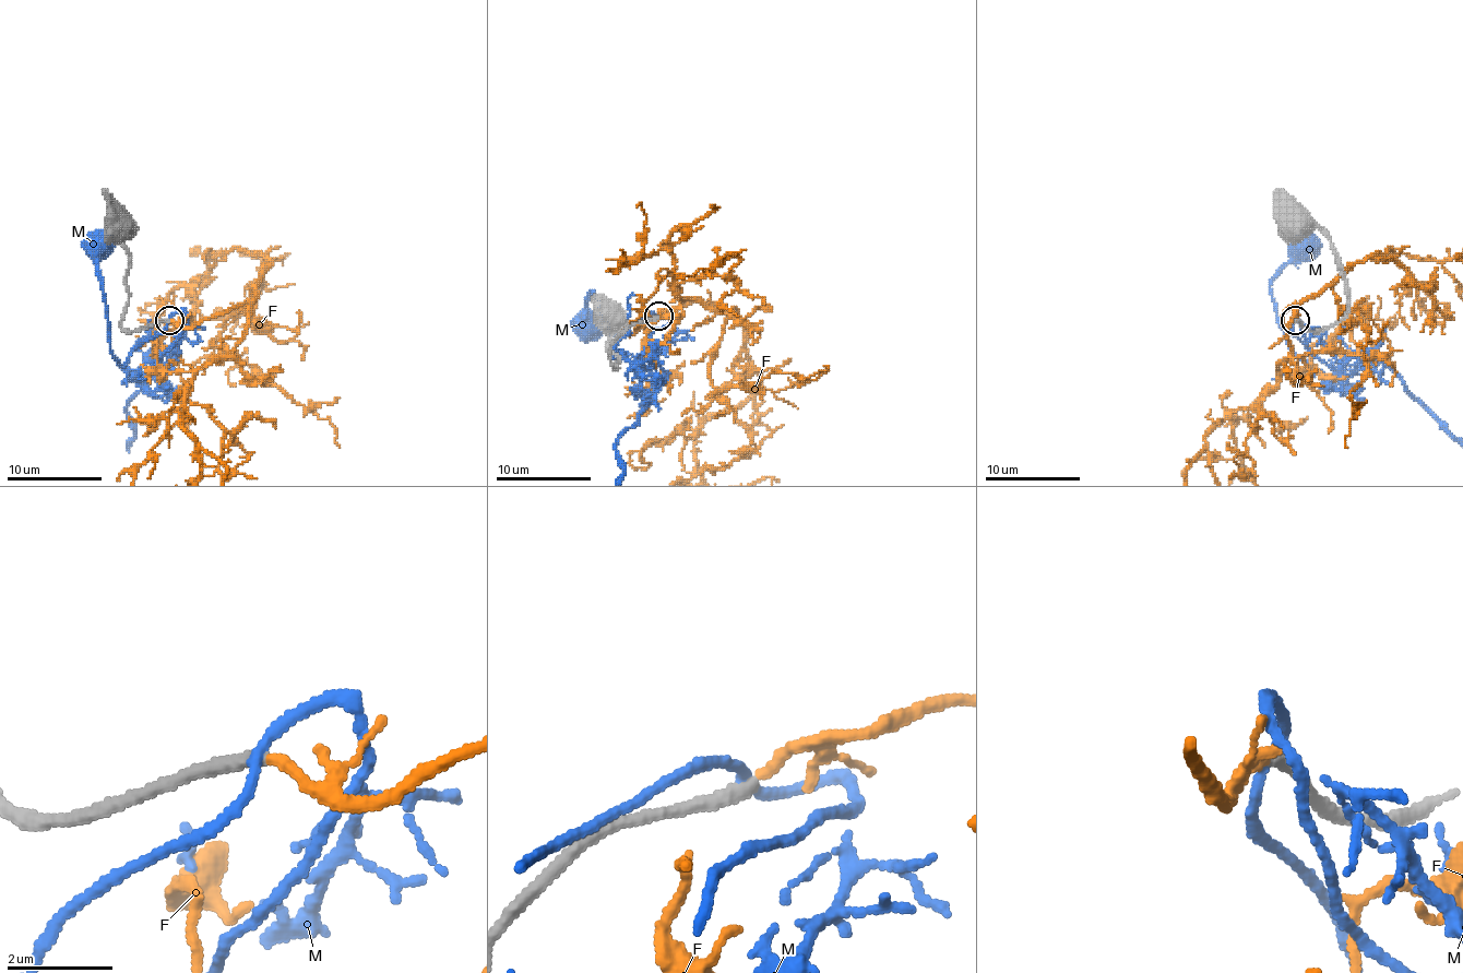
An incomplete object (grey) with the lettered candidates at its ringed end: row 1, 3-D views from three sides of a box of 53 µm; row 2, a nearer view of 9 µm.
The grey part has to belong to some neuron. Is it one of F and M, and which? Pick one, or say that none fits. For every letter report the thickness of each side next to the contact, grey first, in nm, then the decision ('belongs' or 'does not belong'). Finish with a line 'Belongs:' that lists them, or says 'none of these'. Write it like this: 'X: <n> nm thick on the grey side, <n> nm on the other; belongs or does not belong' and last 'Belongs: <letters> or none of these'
F: 280 nm thick on the grey side, 220 nm on the other; belongs
M: 320 nm thick on the grey side, 200 nm on the other; does not belong
Belongs: F

